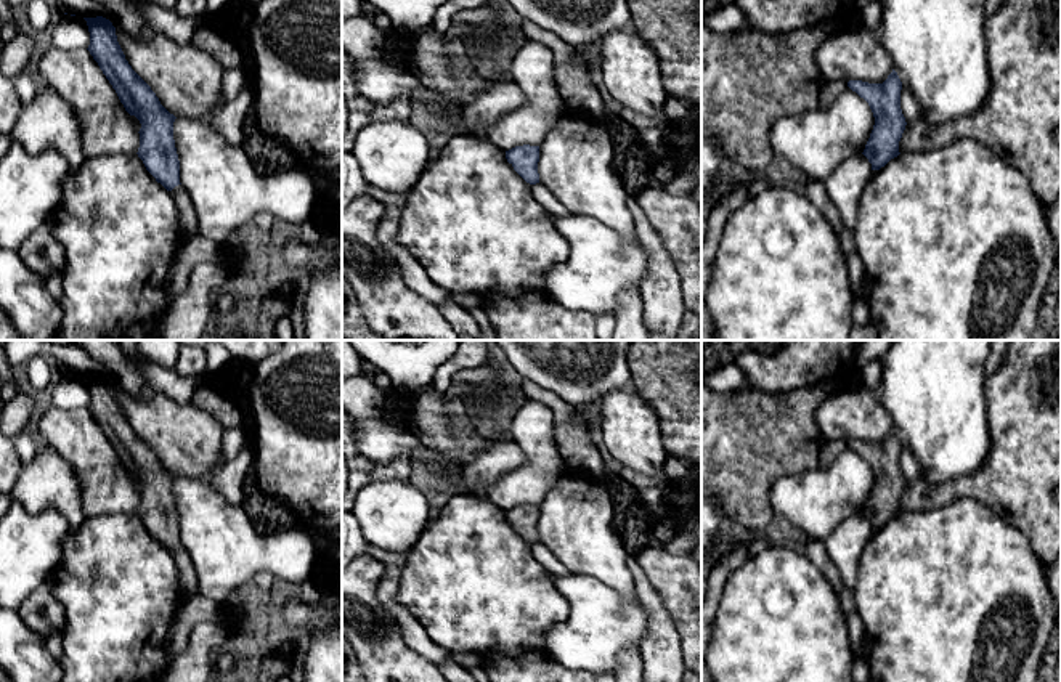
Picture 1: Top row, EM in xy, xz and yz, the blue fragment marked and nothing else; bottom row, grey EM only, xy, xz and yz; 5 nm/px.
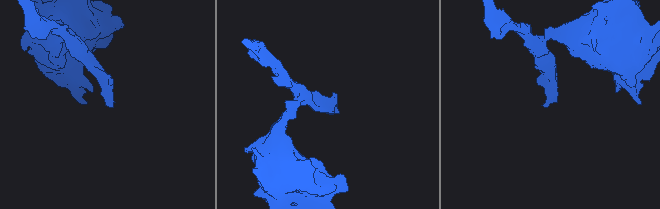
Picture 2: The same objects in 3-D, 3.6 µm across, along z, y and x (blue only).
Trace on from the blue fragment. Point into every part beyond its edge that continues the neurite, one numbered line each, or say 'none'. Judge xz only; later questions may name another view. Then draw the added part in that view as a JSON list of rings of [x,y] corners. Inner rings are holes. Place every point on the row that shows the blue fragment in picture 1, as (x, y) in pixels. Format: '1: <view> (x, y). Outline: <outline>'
none

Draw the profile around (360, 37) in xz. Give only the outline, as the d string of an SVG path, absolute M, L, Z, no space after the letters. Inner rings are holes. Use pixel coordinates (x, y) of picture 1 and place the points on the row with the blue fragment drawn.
M364 16L342 19L342 48L352 56L380 59L385 51L384 30Z

